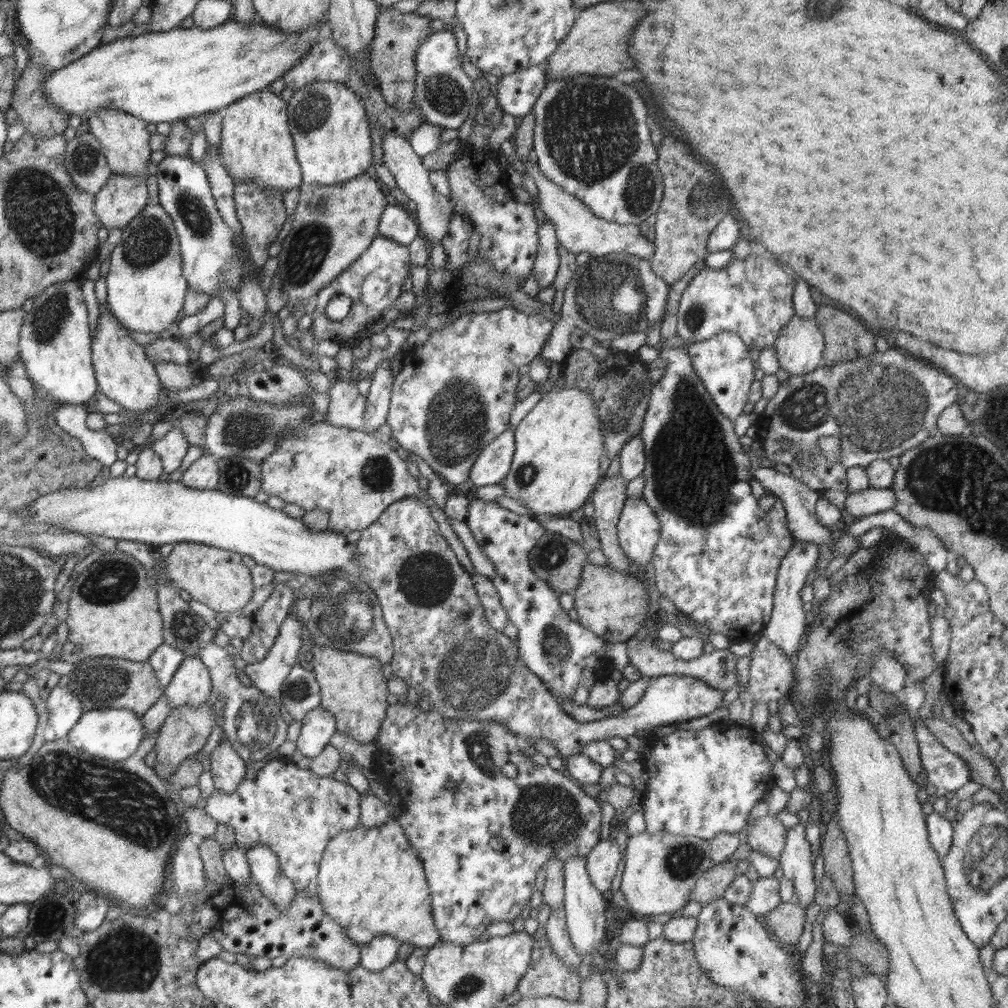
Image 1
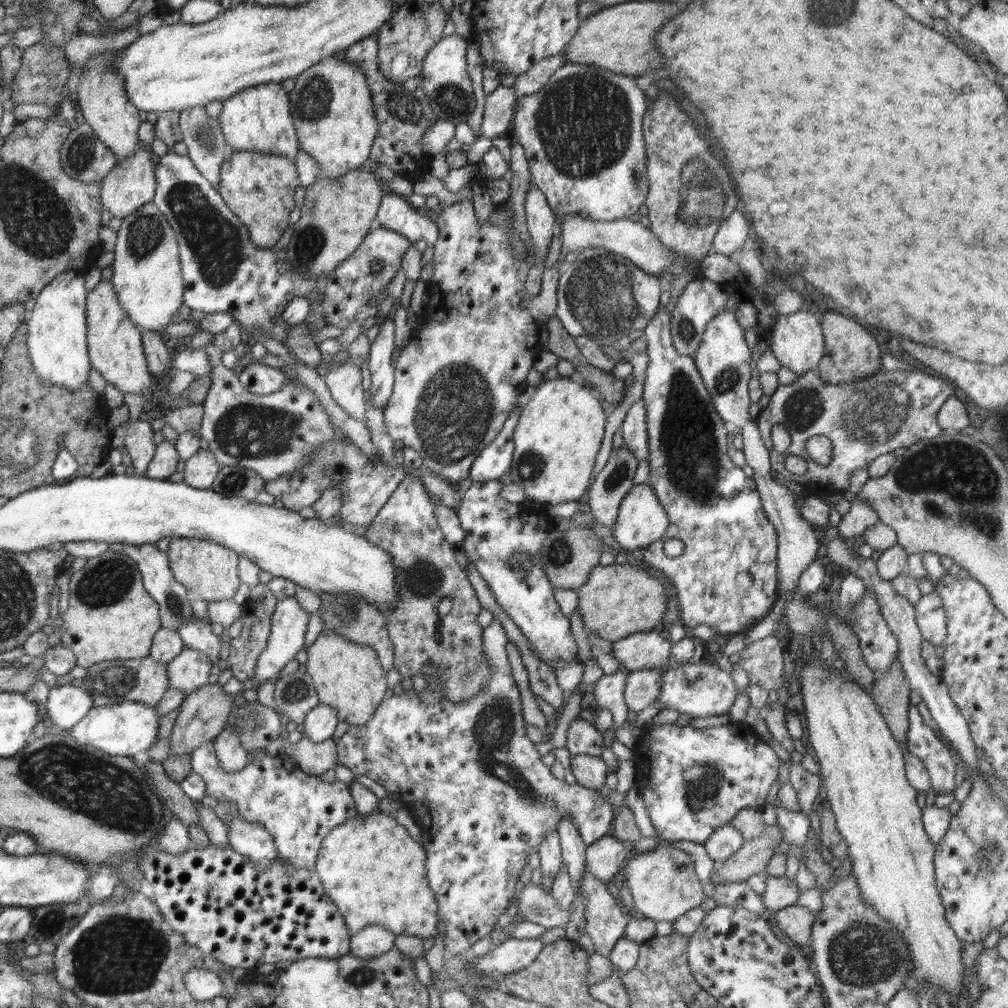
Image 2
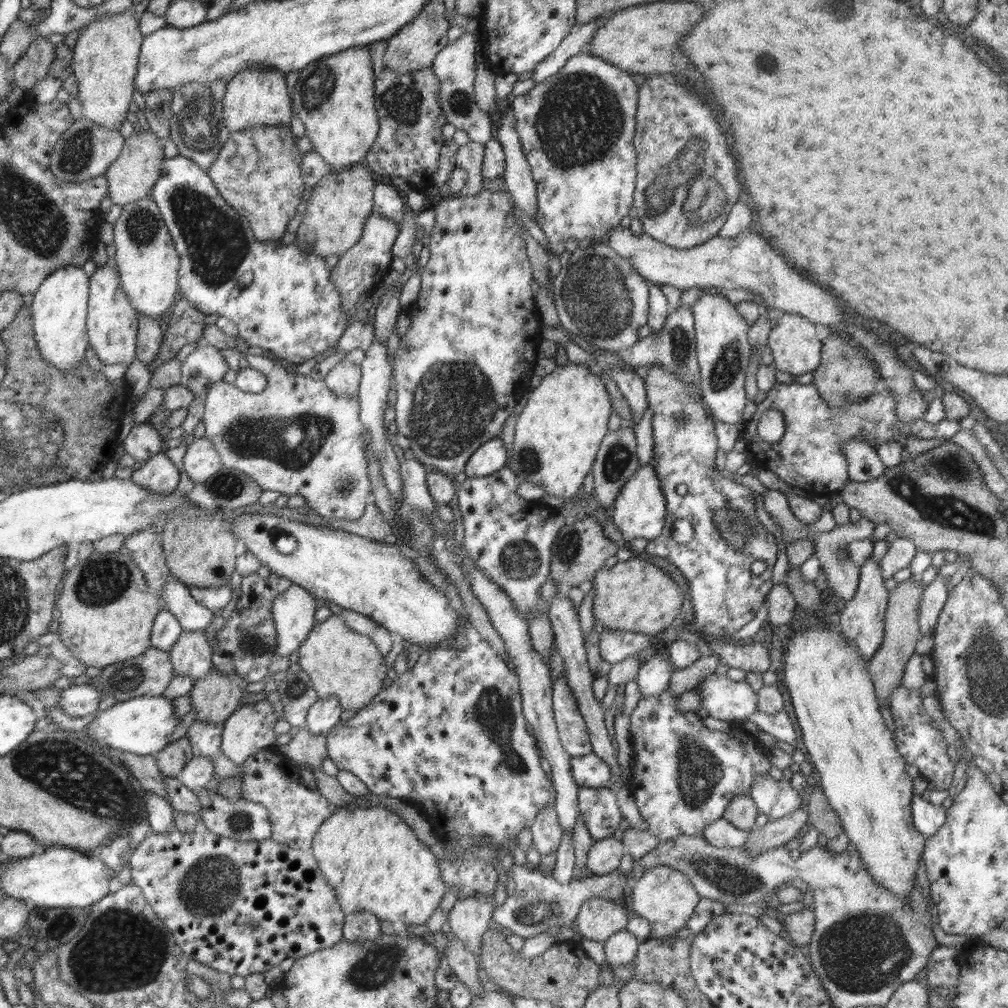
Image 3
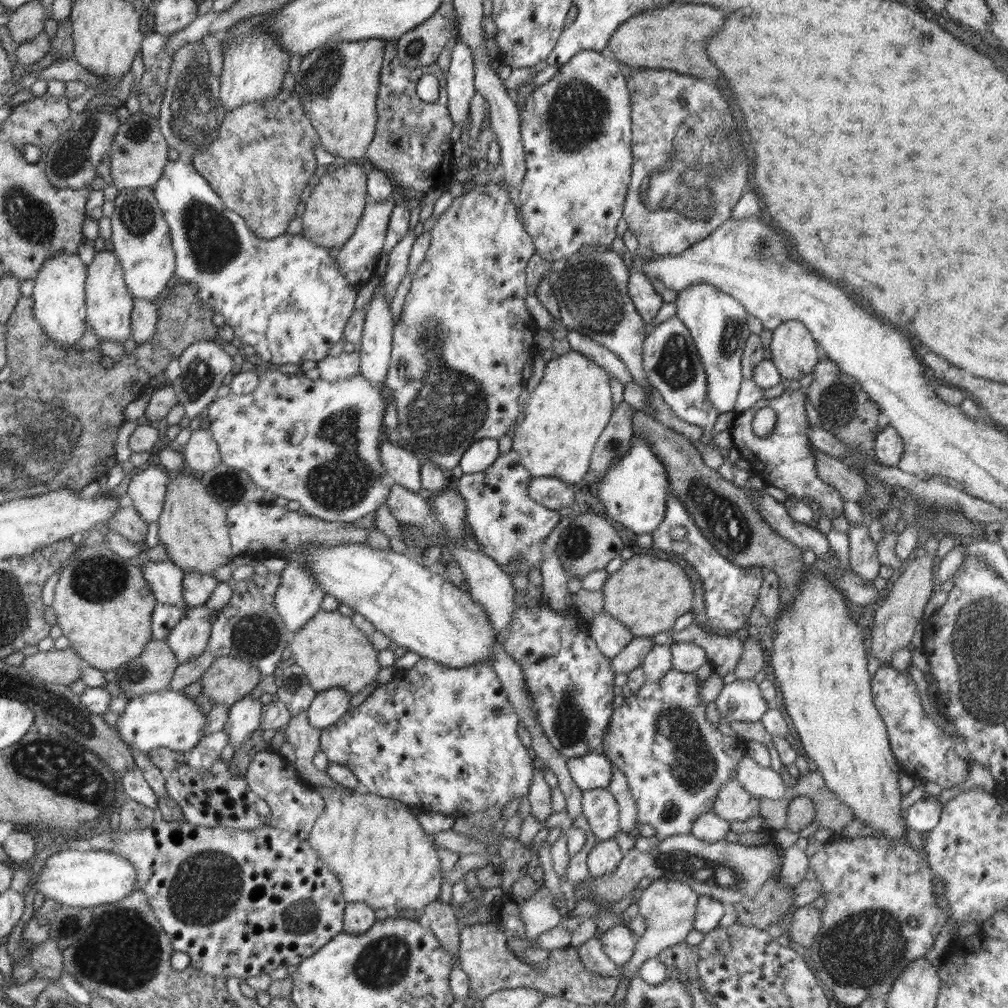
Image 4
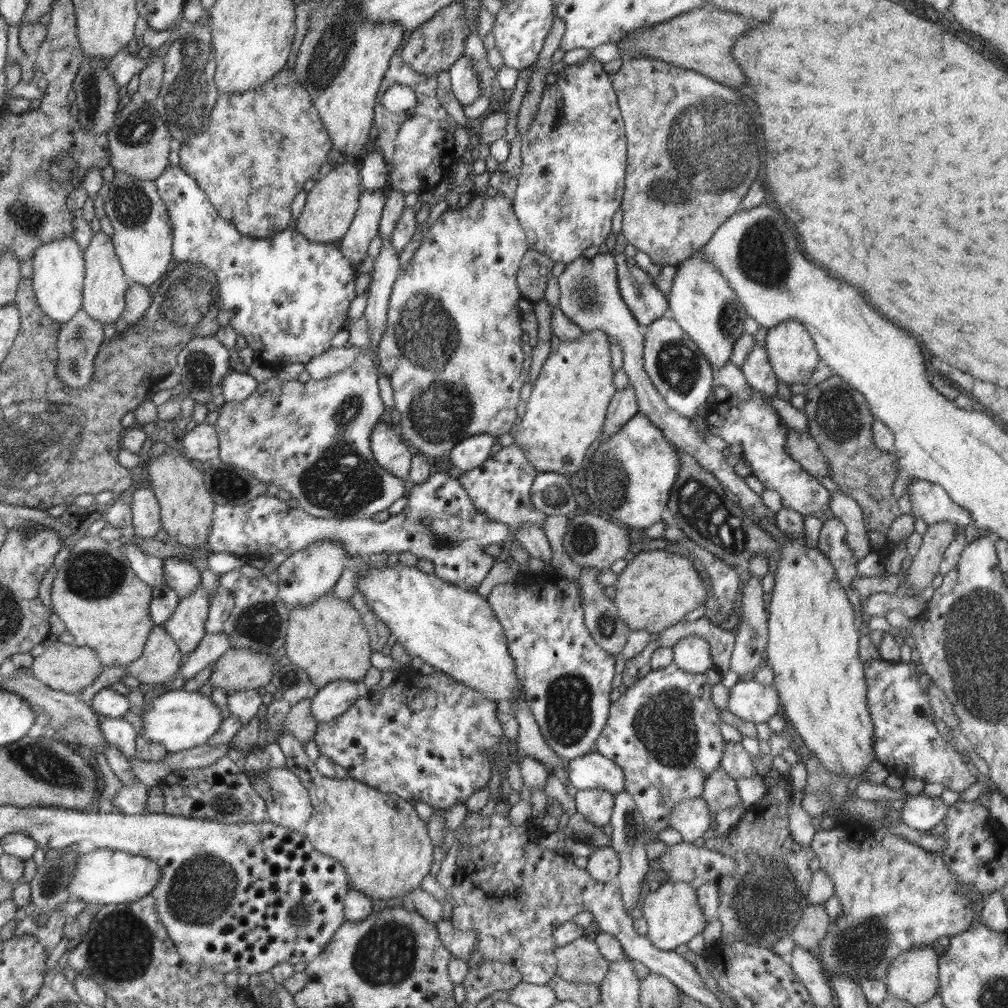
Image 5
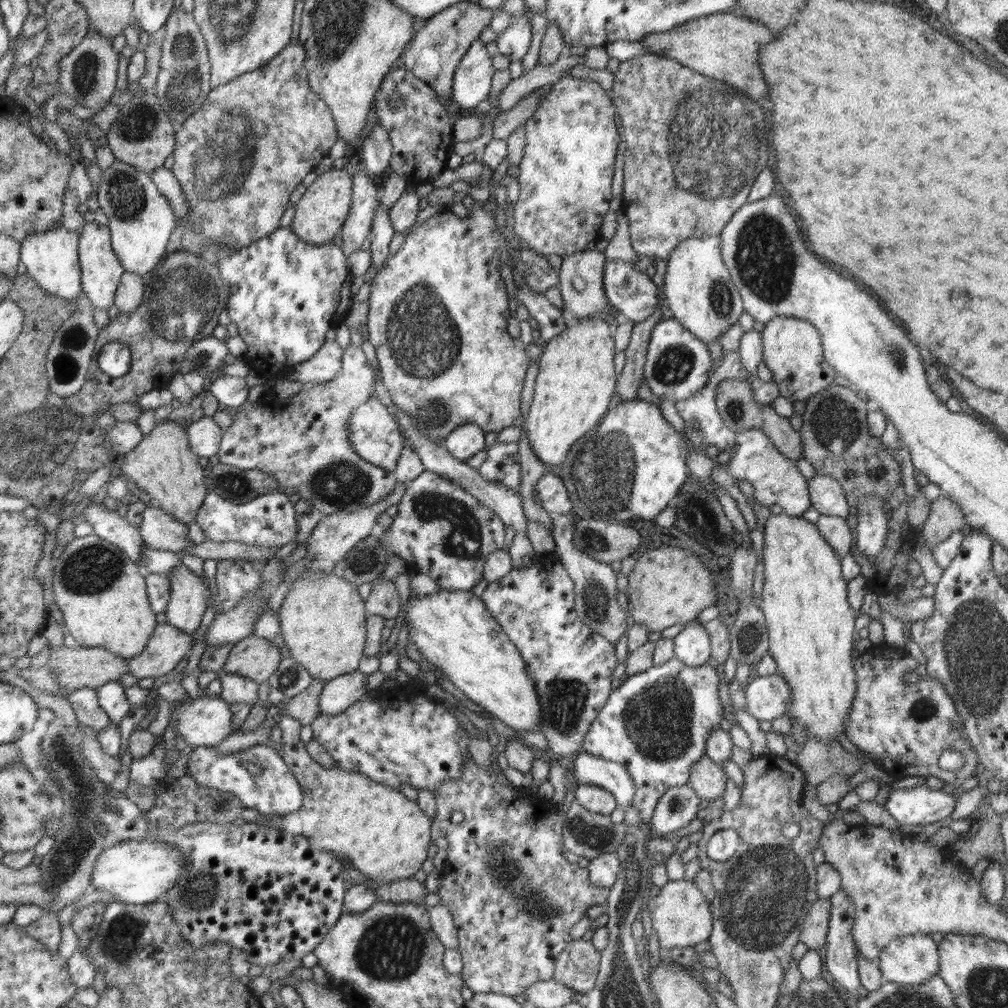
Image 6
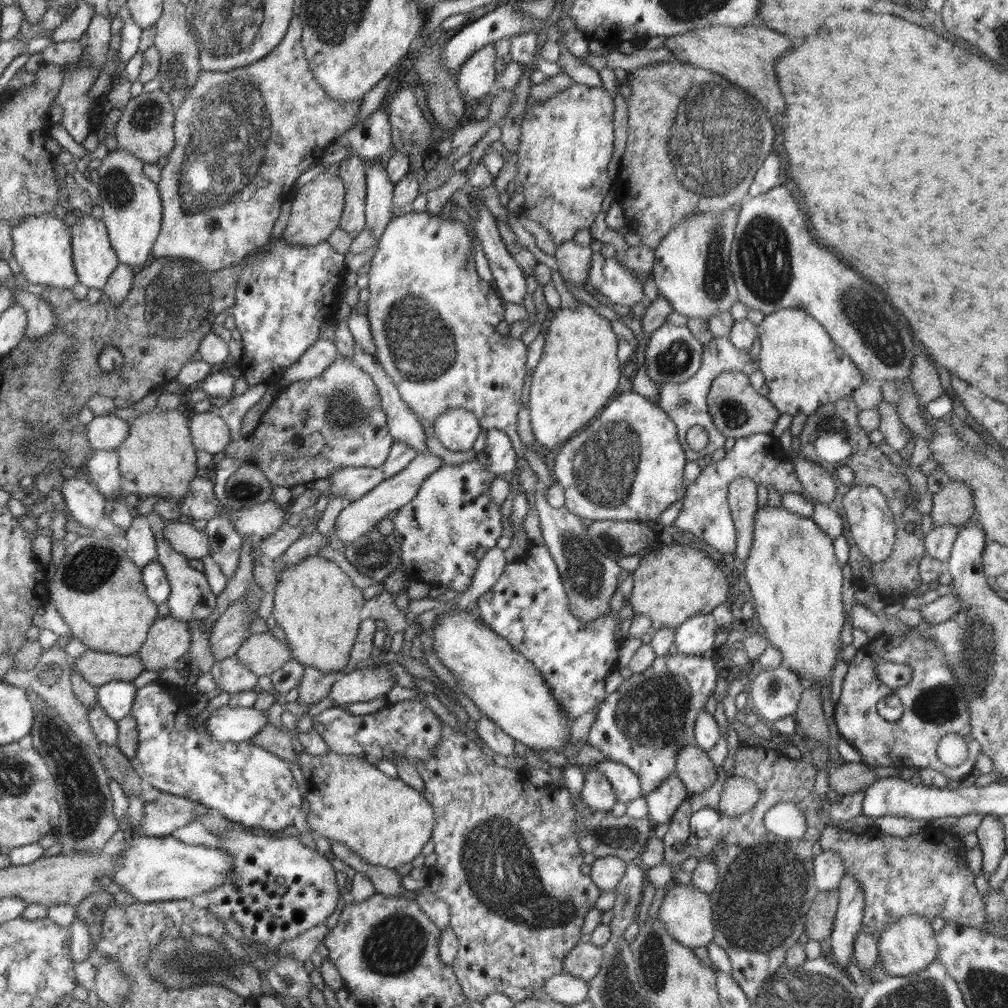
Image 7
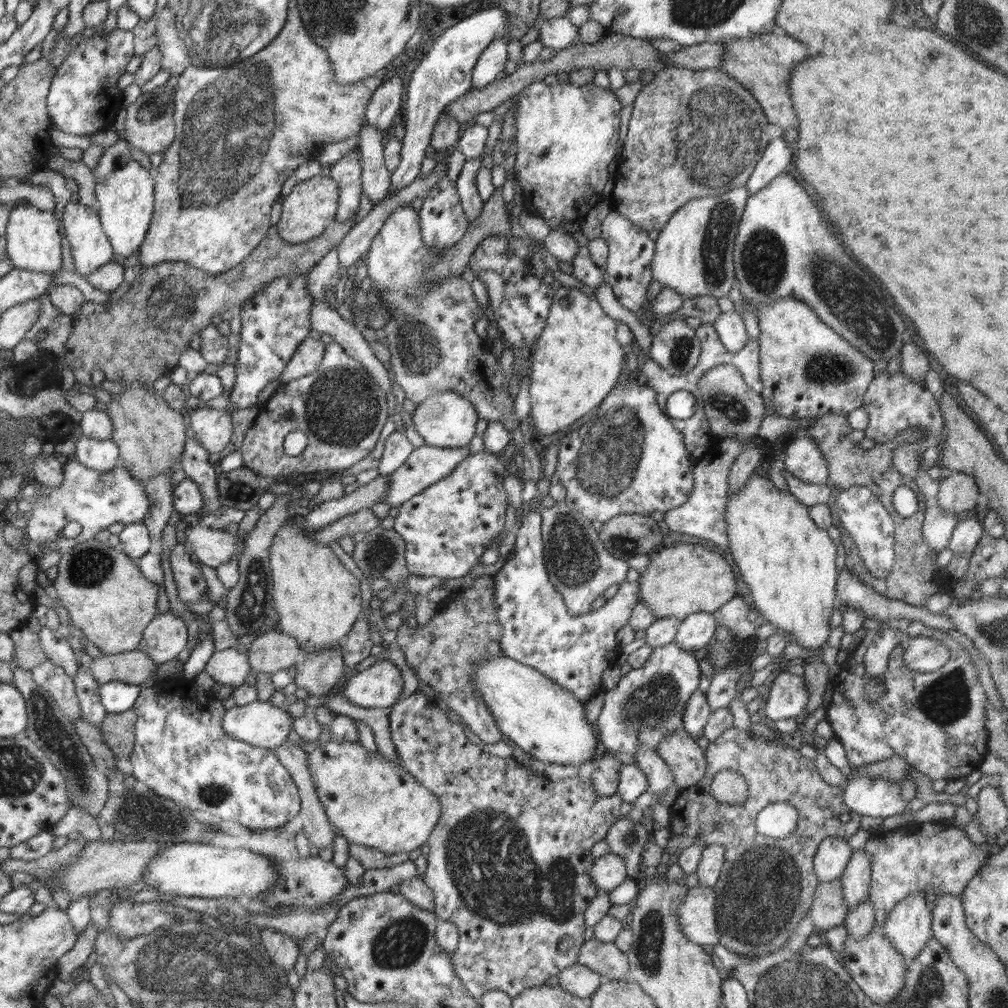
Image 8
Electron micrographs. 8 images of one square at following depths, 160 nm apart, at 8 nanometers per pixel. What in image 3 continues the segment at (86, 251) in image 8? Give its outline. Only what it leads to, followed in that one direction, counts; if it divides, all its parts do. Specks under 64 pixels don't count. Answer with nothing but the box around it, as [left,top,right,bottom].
[86,264,139,366]

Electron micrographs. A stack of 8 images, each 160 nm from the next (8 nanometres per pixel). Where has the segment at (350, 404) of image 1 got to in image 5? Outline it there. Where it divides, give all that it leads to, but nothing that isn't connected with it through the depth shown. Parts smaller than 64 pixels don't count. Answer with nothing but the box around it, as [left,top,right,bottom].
[305,347,360,380]

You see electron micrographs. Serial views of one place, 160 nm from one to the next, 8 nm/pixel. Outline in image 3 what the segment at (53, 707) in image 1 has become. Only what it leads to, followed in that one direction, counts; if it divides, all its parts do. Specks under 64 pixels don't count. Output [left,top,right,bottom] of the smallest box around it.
[58,685,102,719]

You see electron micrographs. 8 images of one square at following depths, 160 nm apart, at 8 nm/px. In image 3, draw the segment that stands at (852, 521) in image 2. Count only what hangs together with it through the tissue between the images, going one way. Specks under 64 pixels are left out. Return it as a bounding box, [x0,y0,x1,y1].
[809,516,875,601]

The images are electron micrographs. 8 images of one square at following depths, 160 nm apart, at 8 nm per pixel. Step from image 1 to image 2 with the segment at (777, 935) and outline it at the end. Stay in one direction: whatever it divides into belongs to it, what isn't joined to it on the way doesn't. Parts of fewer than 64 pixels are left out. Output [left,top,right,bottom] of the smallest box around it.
[775,904,814,950]

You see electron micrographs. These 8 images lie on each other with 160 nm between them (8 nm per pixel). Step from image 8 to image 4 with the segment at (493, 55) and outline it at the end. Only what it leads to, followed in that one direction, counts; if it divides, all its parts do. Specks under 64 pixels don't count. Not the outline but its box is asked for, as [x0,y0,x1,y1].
[447,40,475,128]

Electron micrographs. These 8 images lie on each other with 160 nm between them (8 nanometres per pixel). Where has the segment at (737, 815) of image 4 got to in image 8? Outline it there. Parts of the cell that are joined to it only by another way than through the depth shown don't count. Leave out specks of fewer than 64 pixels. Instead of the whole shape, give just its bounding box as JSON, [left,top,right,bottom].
[657,729,708,791]

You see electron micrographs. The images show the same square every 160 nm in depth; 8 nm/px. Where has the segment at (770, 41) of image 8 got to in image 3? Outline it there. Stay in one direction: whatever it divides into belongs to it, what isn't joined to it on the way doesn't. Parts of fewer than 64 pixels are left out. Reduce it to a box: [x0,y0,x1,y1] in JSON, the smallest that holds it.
[587,2,702,74]

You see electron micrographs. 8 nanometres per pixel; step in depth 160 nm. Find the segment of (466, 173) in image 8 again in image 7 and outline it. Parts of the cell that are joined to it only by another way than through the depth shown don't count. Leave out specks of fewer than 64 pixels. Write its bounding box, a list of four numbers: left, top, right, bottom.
[471,202,526,304]

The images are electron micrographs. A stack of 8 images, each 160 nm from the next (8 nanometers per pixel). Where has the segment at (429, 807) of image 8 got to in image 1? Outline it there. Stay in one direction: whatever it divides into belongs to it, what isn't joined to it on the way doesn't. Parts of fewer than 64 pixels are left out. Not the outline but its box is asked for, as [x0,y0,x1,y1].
[317,819,441,948]

